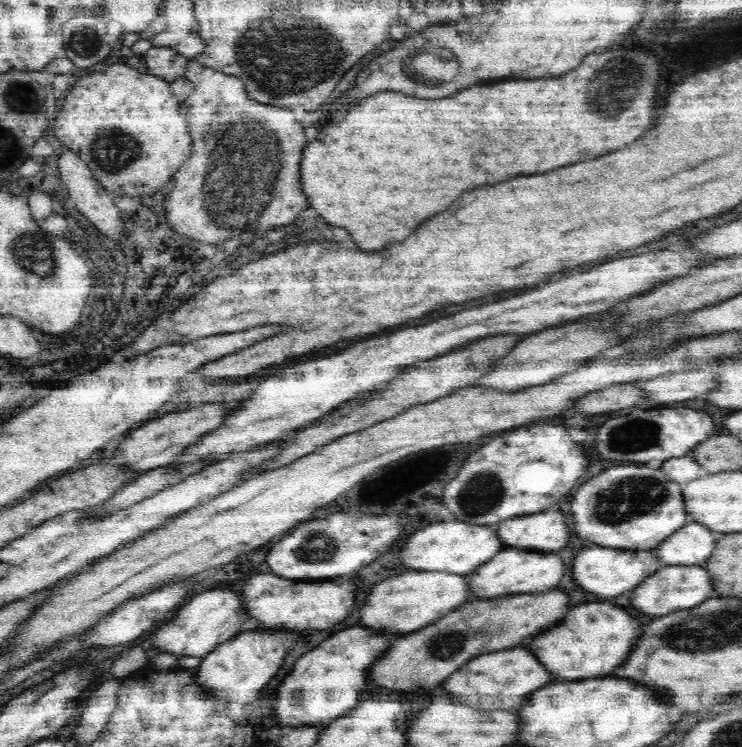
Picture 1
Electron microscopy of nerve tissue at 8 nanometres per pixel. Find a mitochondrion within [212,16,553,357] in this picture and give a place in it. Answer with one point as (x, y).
(281, 60)

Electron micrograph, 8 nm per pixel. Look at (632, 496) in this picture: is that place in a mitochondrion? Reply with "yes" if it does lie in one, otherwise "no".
yes

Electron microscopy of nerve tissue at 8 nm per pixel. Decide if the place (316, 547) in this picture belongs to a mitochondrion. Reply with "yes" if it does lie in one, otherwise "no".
yes

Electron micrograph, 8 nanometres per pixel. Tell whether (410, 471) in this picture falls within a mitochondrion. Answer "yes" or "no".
no

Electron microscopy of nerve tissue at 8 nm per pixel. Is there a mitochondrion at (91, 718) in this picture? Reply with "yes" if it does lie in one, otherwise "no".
no

